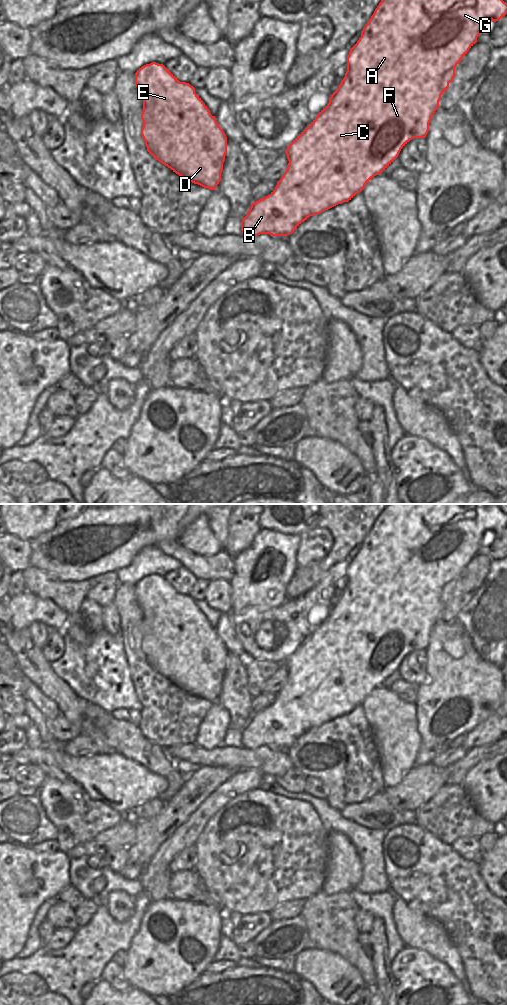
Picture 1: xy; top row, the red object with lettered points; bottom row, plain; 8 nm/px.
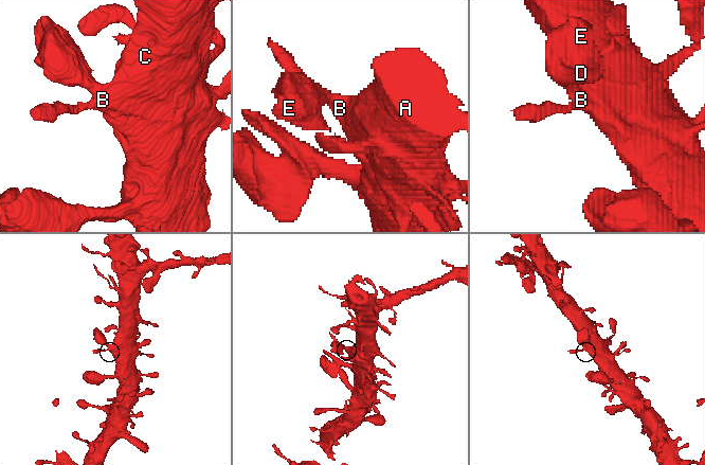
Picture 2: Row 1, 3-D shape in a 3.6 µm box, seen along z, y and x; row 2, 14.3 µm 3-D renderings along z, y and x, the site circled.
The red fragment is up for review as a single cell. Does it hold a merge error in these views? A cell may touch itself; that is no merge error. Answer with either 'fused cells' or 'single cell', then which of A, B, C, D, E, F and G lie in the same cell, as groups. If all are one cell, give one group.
single cell; groups A B C D E F G

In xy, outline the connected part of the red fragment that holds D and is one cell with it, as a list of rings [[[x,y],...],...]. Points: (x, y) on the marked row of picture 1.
[[[156,62],[146,64],[137,70],[135,85],[143,99],[141,135],[149,154],[188,182],[215,190],[221,181],[227,153],[227,137],[215,116],[211,115],[207,106],[195,93],[195,88],[189,83],[180,82],[163,64]]]

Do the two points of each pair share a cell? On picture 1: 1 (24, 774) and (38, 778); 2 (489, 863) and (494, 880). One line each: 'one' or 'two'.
1: one
2: one

